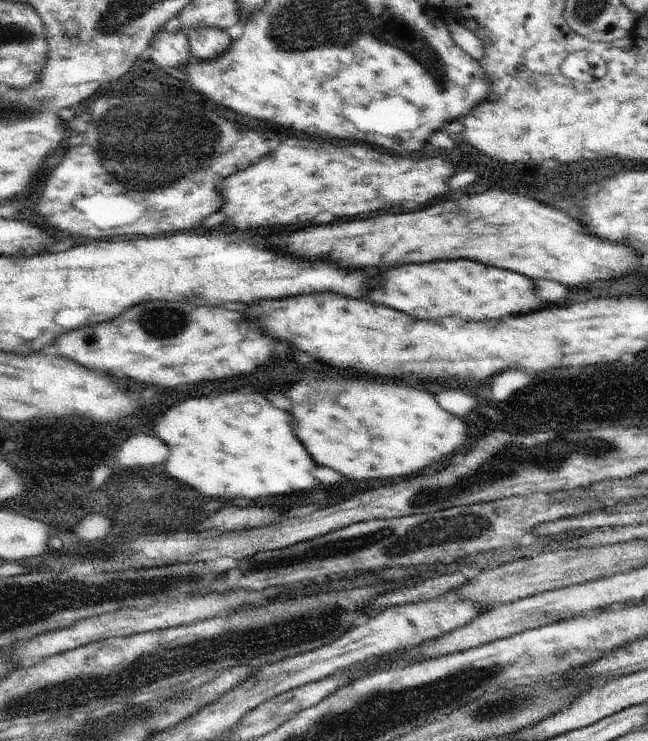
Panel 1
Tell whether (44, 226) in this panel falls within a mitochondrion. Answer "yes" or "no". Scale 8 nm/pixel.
no

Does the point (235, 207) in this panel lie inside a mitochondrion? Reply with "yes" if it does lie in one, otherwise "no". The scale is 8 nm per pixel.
no

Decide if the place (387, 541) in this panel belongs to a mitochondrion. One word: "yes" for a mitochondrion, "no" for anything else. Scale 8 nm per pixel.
yes

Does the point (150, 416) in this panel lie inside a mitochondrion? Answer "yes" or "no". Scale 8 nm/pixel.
no

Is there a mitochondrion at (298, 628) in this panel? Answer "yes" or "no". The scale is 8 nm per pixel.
yes

